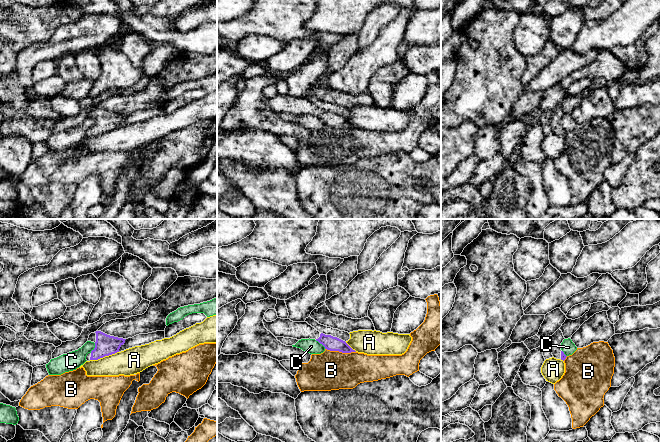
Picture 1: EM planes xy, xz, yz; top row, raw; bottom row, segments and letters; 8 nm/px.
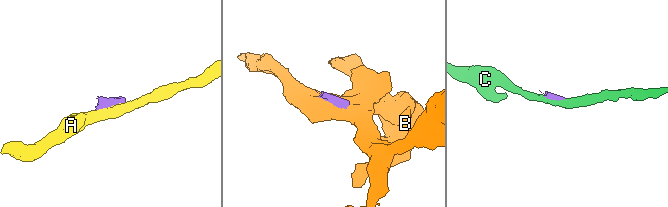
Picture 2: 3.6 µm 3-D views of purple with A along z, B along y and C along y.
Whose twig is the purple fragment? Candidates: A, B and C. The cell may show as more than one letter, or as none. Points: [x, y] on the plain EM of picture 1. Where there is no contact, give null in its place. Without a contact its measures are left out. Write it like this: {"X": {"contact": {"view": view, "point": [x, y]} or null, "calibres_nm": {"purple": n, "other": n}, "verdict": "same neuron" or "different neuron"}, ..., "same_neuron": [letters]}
{"A": {"contact": {"view": "xy", "point": [104, 132]}, "calibres_nm": {"purple": 170, "other": 220}, "verdict": "different neuron"}, "B": {"contact": {"view": "xz", "point": [340, 127]}, "calibres_nm": {"purple": 120, "other": 320}, "verdict": "different neuron"}, "C": {"contact": {"view": "xy", "point": [94, 124]}, "calibres_nm": {"purple": 170, "other": 150}, "verdict": "different neuron"}, "same_neuron": []}

